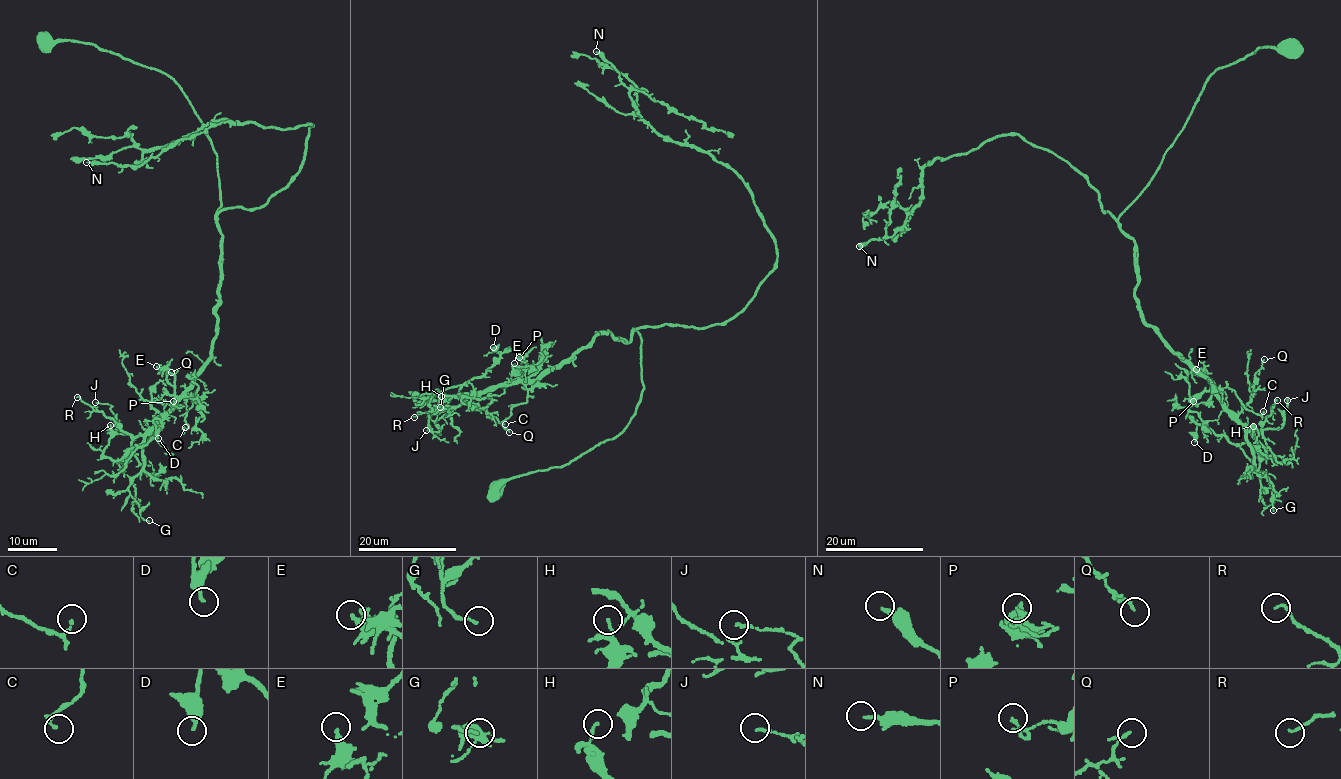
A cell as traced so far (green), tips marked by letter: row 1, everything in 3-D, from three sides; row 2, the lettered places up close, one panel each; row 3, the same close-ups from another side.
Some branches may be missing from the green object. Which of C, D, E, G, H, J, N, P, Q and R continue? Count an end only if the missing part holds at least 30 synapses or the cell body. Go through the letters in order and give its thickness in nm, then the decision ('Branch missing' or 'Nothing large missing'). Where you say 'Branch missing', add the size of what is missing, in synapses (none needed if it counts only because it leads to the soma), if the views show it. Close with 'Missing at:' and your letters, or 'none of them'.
C: Thickness 100 nm. Nothing large missing
D: Thickness 240 nm. Nothing large missing
E: Thickness 190 nm. Nothing large missing
G: Thickness 120 nm. Nothing large missing
H: Thickness 120 nm. Nothing large missing
J: Thickness 130 nm. Nothing large missing
N: Thickness 190 nm. Branch missing. Roughly 35 synapses
P: Thickness 170 nm. Nothing large missing
Q: Thickness 100 nm. Nothing large missing
R: Thickness 140 nm. Nothing large missing
Missing at: N

